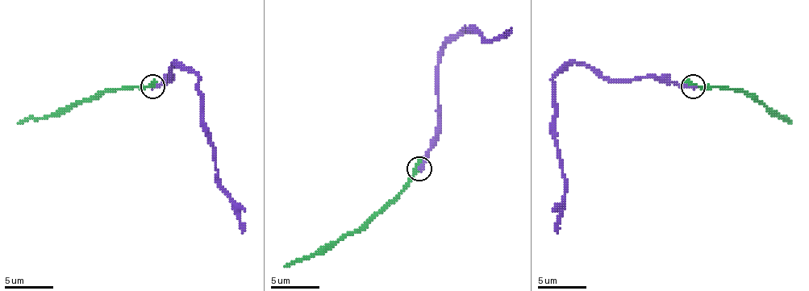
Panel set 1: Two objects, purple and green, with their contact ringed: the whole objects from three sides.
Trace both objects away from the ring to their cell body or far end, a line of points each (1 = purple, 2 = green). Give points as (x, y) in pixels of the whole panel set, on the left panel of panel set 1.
1: (152, 86), (171, 79), (176, 62), (198, 79), (201, 126), (213, 147), (220, 189), (232, 203), (242, 233)
2: (152, 86), (127, 86), (98, 92), (68, 109), (18, 123)

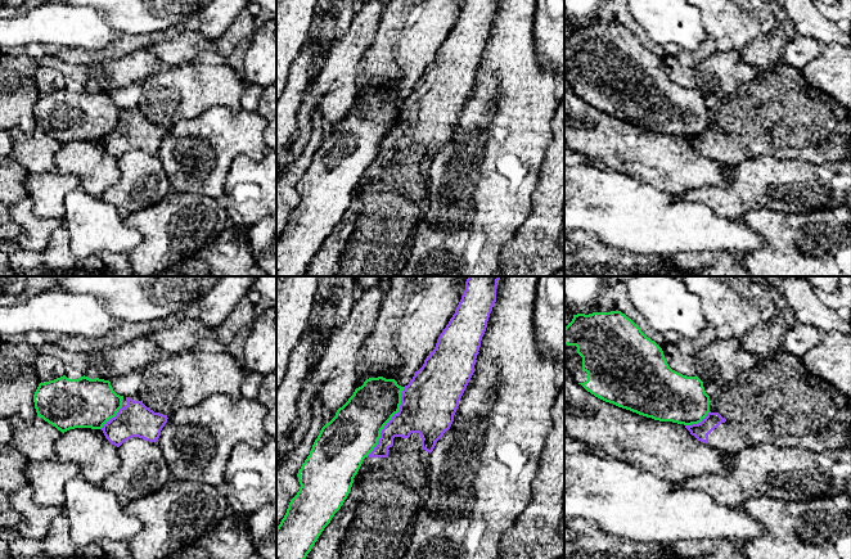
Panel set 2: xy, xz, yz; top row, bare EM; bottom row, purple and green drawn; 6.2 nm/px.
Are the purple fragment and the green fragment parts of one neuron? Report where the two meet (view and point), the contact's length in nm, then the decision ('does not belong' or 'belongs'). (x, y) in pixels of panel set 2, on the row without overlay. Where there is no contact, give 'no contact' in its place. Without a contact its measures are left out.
xz (388, 134) | 500 nm | does not belong

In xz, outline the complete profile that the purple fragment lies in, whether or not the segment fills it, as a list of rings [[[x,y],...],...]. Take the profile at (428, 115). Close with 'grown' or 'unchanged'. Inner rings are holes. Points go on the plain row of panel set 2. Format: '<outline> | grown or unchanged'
[[[465,0],[434,62],[401,105],[397,126],[384,138],[374,162],[364,171],[341,221],[324,240],[302,276],[399,276],[413,247],[419,221],[429,208],[429,170],[436,154],[450,141],[459,113],[474,85],[487,33],[496,14],[496,0]]] | grown

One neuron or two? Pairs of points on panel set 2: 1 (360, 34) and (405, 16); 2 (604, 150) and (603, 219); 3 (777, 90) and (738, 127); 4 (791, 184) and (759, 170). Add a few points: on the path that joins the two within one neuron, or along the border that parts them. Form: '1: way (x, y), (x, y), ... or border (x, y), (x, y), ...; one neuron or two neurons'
1: border (382, 13), (374, 40), (364, 55); two neurons
2: border (600, 167), (627, 174), (633, 179); two neurons
3: way (768, 100), (748, 120); one neuron
4: way (783, 184), (773, 184), (766, 177); one neuron

